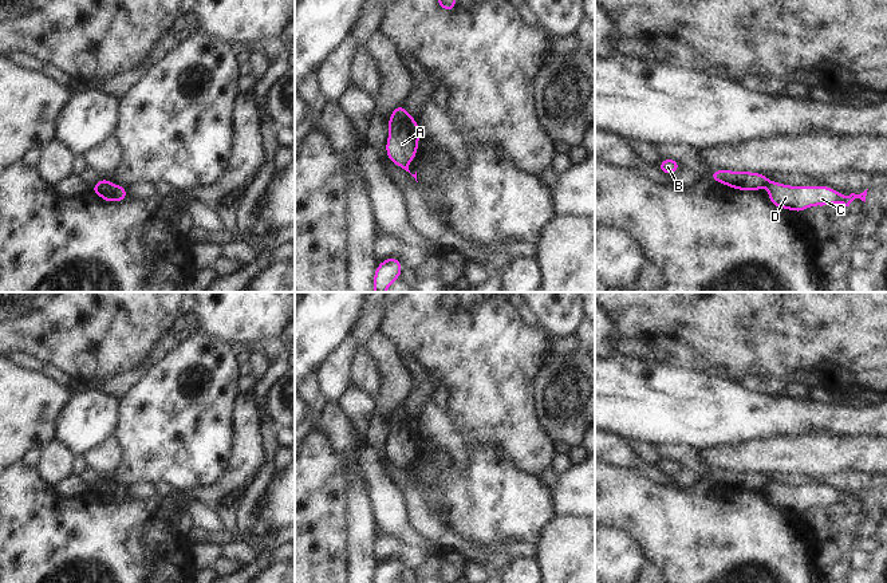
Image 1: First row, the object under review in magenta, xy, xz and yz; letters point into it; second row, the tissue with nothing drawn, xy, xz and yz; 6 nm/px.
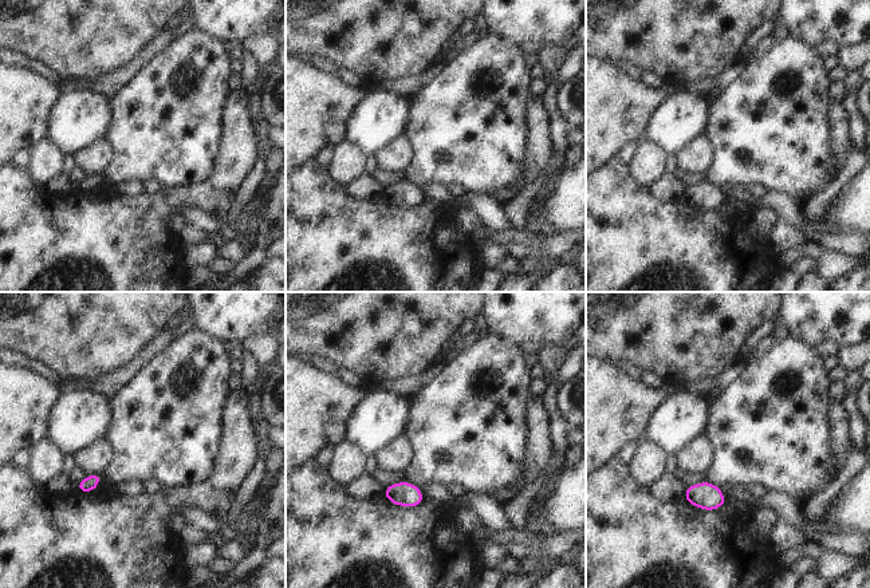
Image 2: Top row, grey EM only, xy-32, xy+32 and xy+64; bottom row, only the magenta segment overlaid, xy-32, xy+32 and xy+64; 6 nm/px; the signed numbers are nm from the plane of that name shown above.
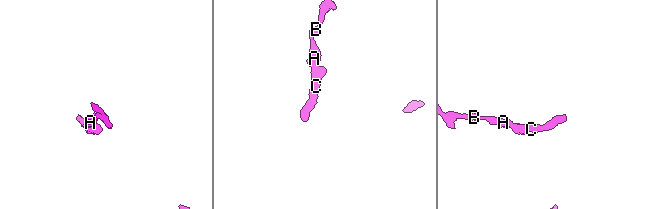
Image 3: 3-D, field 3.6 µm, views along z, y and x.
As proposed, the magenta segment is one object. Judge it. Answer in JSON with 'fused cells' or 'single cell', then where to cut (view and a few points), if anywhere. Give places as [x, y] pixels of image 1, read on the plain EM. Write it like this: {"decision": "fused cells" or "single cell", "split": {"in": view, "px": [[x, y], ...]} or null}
{"decision": "fused cells", "split": {"in": "xy", "px": [[107, 480], [94, 492]]}}

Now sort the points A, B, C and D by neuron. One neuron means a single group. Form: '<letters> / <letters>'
A B / C D

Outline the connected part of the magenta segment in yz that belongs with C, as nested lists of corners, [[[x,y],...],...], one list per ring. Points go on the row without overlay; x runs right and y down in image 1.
[[[769,481],[766,491],[769,495],[768,501],[773,507],[789,509],[796,513],[803,513],[813,505],[825,508],[832,504],[843,504],[844,507],[849,507],[855,499],[866,503],[867,496],[867,491],[860,495],[851,493],[849,496],[844,496],[825,485],[792,487],[774,481]]]

